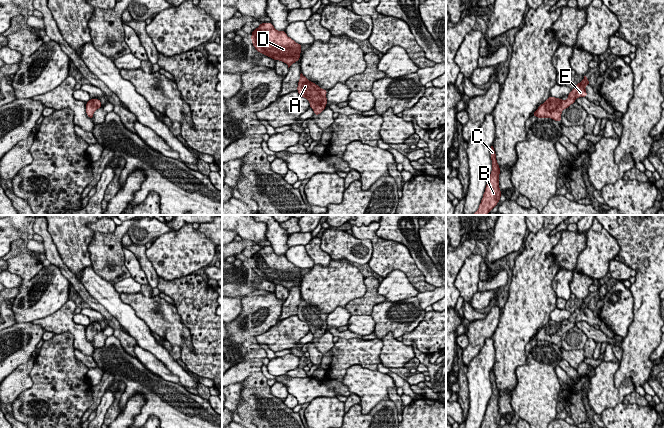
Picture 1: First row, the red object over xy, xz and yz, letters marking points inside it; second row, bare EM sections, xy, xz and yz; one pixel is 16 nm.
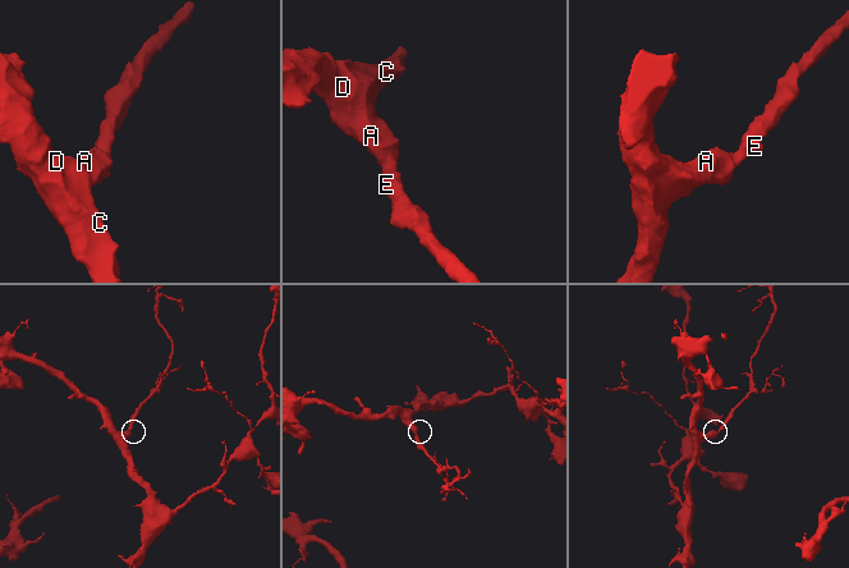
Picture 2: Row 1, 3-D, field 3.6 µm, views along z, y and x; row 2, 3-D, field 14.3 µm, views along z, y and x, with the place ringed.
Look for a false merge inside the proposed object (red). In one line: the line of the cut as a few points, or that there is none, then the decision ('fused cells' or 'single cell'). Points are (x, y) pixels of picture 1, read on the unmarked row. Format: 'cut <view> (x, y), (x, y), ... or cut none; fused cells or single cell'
cut none; single cell

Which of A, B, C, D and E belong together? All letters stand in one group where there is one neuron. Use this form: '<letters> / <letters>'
A B C D E

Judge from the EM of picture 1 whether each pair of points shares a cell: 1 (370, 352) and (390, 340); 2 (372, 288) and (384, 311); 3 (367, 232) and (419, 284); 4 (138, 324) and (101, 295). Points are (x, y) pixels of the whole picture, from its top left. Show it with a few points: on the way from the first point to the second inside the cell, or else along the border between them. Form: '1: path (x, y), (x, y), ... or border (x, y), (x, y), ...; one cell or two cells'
1: border (382, 339), (380, 362); two cells
2: border (385, 300), (377, 303), (370, 314); two cells
3: path (381, 245), (409, 270); one cell
4: path (129, 320), (110, 301); one cell

